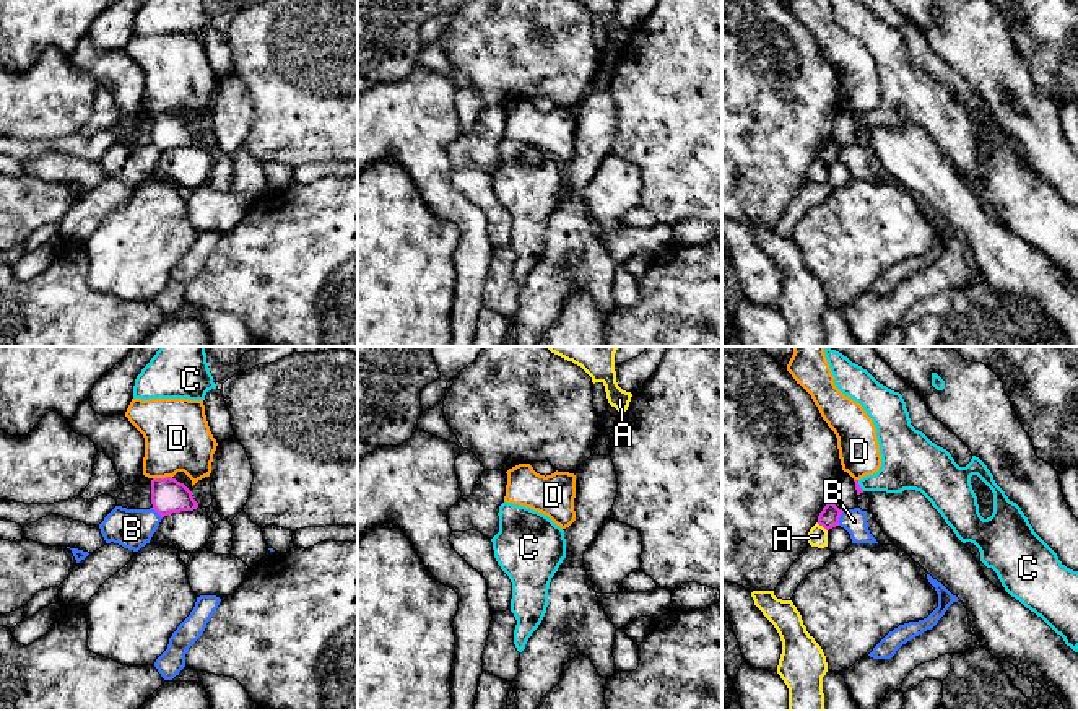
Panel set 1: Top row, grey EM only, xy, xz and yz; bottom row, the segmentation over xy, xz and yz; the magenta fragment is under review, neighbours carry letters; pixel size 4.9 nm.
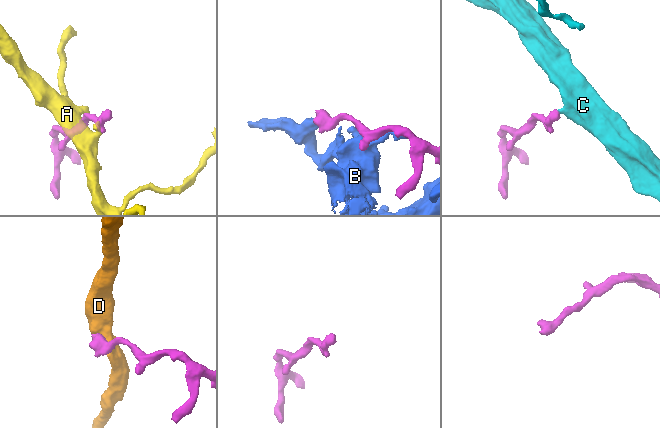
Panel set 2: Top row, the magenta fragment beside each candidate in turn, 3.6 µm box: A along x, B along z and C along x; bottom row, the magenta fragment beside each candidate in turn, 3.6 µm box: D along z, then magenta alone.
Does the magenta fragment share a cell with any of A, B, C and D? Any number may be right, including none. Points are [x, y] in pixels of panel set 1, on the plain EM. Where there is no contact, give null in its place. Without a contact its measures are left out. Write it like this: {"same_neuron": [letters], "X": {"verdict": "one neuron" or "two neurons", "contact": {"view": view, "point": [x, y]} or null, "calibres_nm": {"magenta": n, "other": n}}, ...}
{"same_neuron": ["C"], "A": {"verdict": "two neurons", "contact": {"view": "yz", "point": [821, 160]}, "calibres_nm": {"magenta": 100, "other": 100}}, "B": {"verdict": "two neurons", "contact": {"view": "yz", "point": [839, 152]}, "calibres_nm": {"magenta": 100, "other": 120}}, "C": {"verdict": "one neuron", "contact": {"view": "yz", "point": [859, 121]}, "calibres_nm": {"magenta": 30, "other": 240}}, "D": {"verdict": "two neurons", "contact": {"view": "xy", "point": [161, 114]}, "calibres_nm": {"magenta": 170, "other": 320}}}

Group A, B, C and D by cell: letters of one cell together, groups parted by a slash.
A / B / C / D

